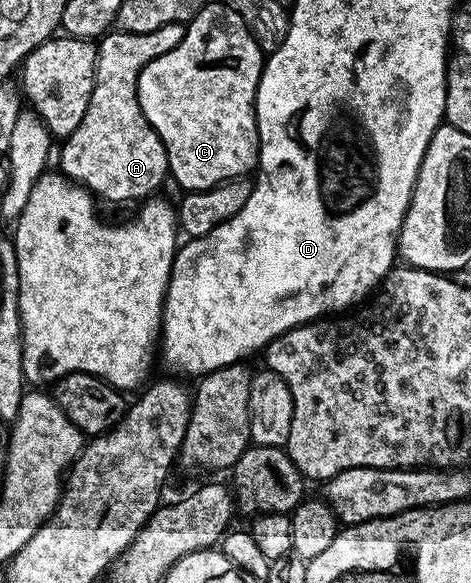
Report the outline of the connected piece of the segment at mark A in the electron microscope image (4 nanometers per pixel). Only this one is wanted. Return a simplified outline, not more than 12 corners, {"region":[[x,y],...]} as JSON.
{"region":[[185,25],[112,30],[59,171],[104,200],[143,201],[169,179],[136,97]]}

